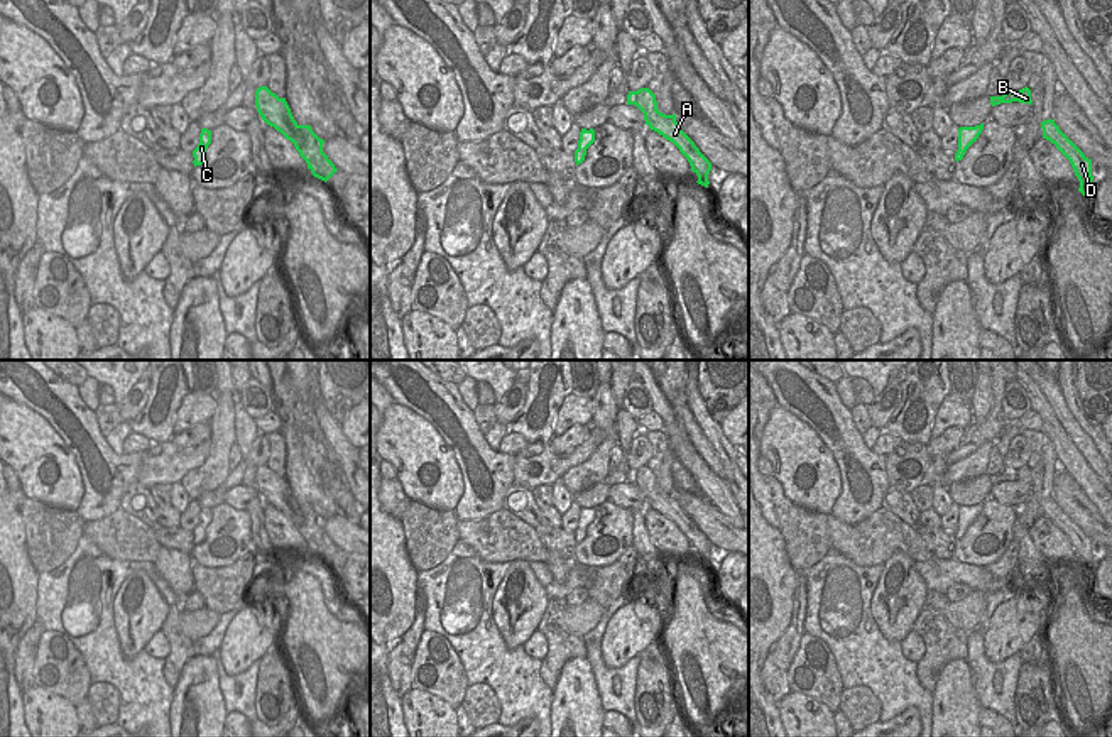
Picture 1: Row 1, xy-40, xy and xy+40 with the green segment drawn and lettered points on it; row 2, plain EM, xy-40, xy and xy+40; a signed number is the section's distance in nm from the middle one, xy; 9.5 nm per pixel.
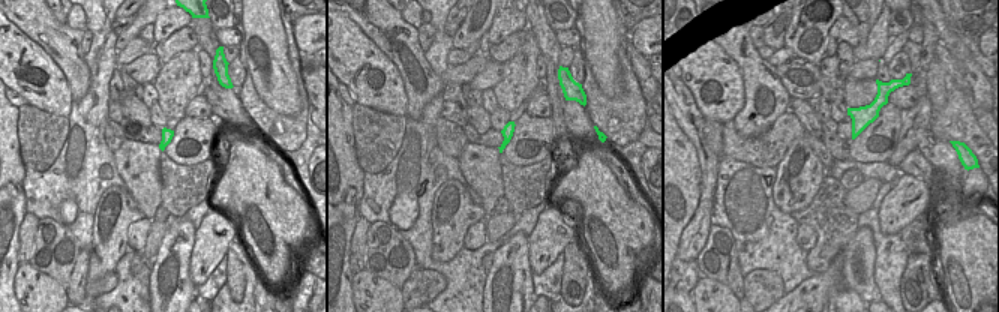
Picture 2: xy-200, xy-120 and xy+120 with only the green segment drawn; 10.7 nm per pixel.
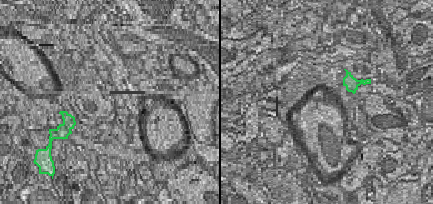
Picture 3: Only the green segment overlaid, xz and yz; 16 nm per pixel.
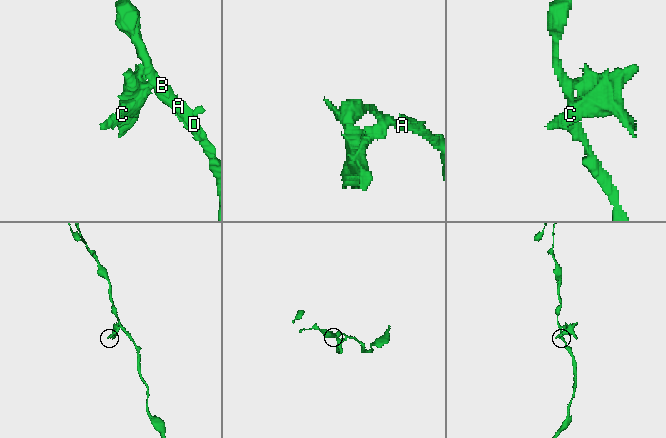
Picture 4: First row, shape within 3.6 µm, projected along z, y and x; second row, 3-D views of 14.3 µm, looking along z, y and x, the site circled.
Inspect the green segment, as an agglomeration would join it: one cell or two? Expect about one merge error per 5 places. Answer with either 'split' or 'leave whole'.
split

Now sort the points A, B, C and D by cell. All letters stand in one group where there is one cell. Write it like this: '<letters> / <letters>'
A B D / C

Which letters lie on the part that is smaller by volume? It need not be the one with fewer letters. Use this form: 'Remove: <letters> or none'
Remove: C.

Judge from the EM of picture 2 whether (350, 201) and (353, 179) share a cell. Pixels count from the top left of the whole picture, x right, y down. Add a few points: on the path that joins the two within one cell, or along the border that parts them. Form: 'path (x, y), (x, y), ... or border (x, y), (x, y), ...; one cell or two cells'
path (350, 195), (350, 185); one cell

